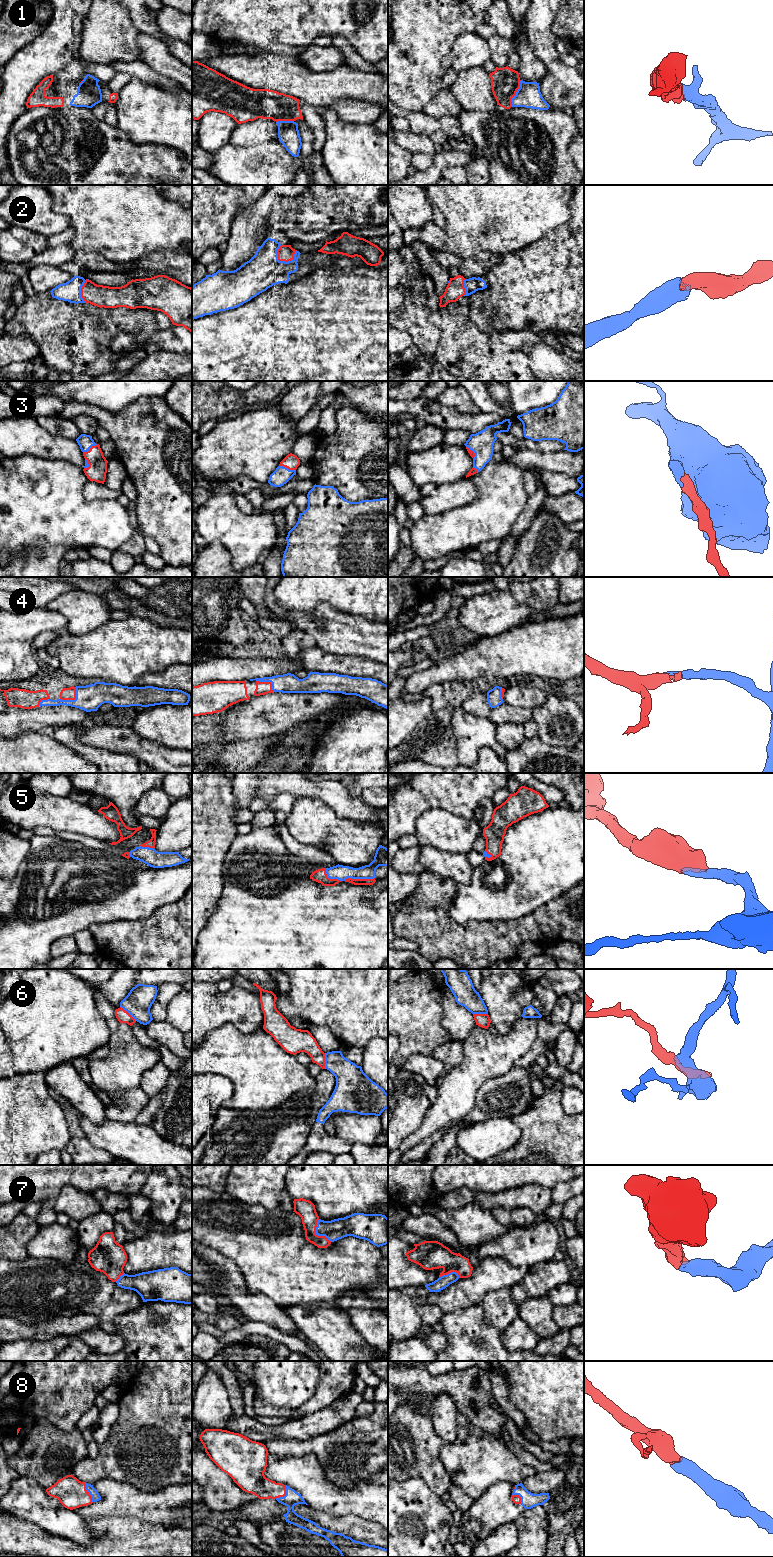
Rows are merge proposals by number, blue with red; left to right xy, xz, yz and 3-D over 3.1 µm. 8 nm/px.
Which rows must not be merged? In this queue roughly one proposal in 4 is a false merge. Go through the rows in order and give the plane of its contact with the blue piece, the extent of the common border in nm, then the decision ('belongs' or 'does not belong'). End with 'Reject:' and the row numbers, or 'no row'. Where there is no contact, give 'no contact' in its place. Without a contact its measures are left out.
1: contact in yz; length 240 nm; belongs
2: contact in xz; length 180 nm; belongs
3: contact in xz; length 140 nm; belongs
4: contact in xy; length 160 nm; belongs
5: contact in xz; length 240 nm; belongs
6: contact in xy; length 180 nm; belongs
7: contact in xz; length 220 nm; belongs
8: contact in xy; length 170 nm; belongs
Reject: no row

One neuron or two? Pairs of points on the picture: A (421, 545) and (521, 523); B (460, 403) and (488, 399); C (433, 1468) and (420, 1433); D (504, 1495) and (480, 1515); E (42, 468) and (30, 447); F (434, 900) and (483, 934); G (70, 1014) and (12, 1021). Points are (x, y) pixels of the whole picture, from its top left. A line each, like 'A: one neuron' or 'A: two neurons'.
A: two neurons
B: two neurons
C: one neuron
D: one neuron
E: two neurons
F: one neuron
G: one neuron

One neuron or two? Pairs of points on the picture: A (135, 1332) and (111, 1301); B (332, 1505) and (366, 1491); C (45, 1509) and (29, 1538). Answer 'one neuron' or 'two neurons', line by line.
A: two neurons
B: one neuron
C: two neurons

